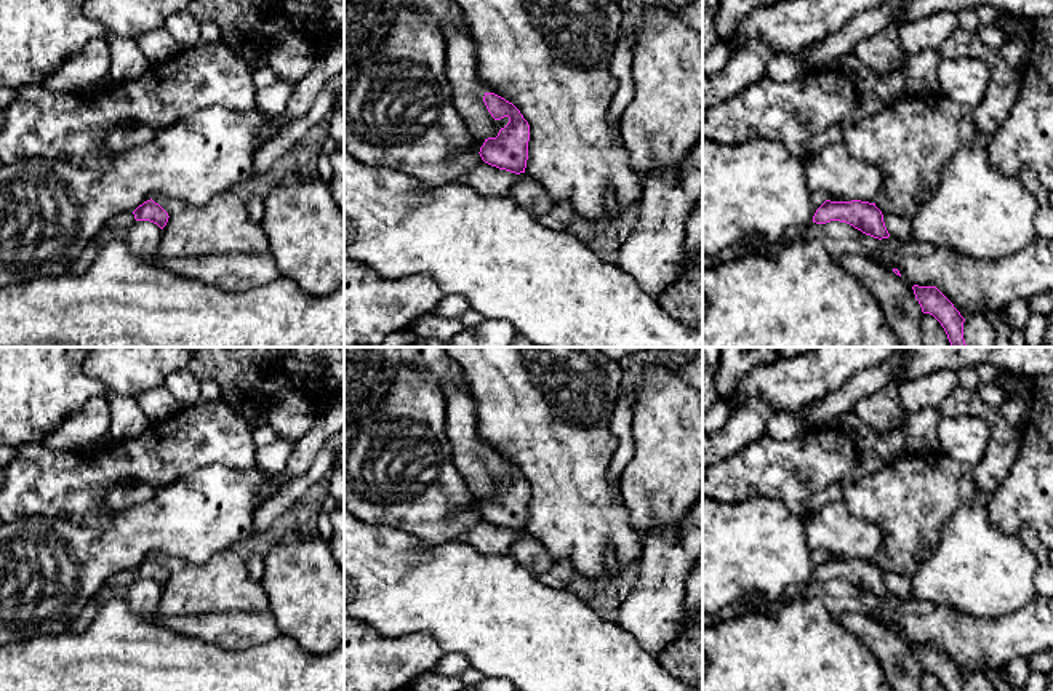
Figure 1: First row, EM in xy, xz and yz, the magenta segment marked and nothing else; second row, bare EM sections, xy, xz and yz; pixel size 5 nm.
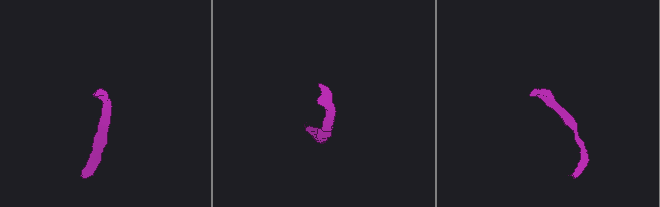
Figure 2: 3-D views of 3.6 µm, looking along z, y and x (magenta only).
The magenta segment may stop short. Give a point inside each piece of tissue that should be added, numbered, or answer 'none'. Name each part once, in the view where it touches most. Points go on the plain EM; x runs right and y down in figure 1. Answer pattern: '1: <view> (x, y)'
1: xz (368, 371)

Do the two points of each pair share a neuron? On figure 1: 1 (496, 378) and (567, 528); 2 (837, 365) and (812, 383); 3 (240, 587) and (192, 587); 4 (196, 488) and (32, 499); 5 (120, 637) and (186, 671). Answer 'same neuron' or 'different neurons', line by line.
1: same neuron
2: same neuron
3: same neuron
4: different neurons
5: same neuron

